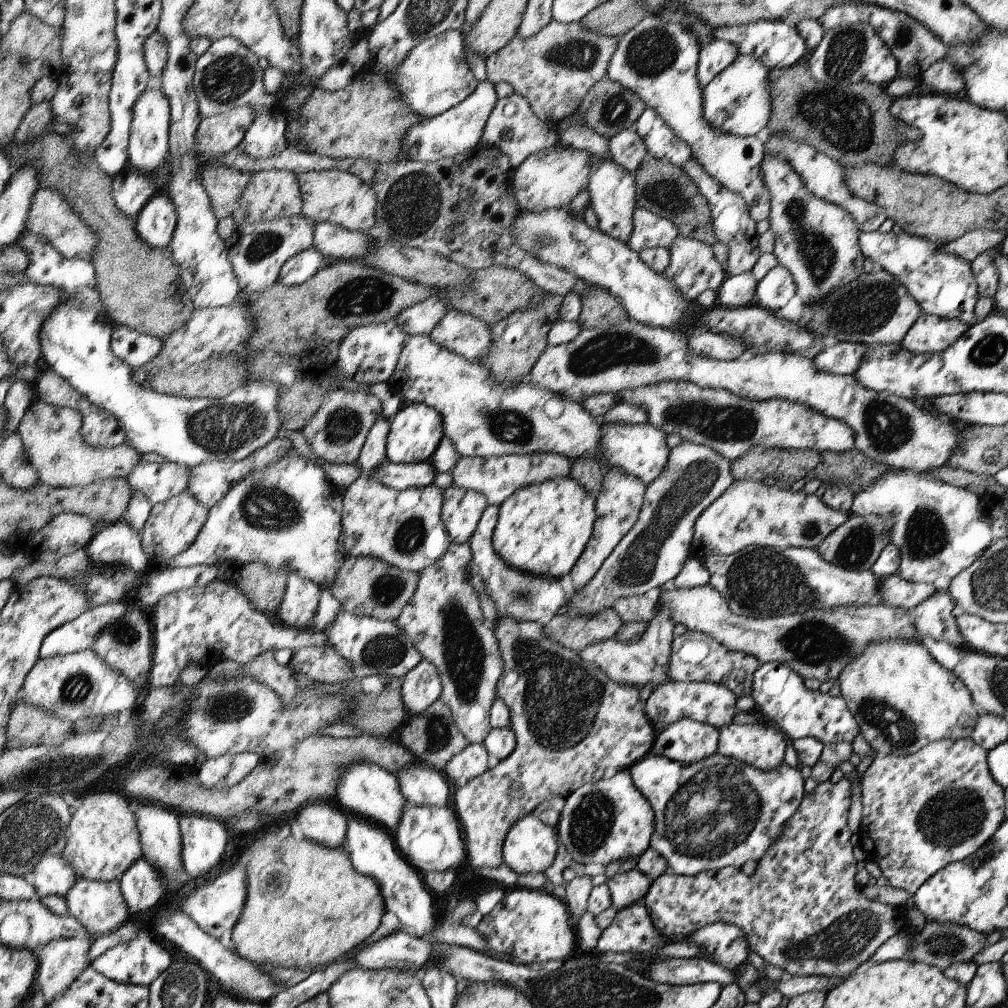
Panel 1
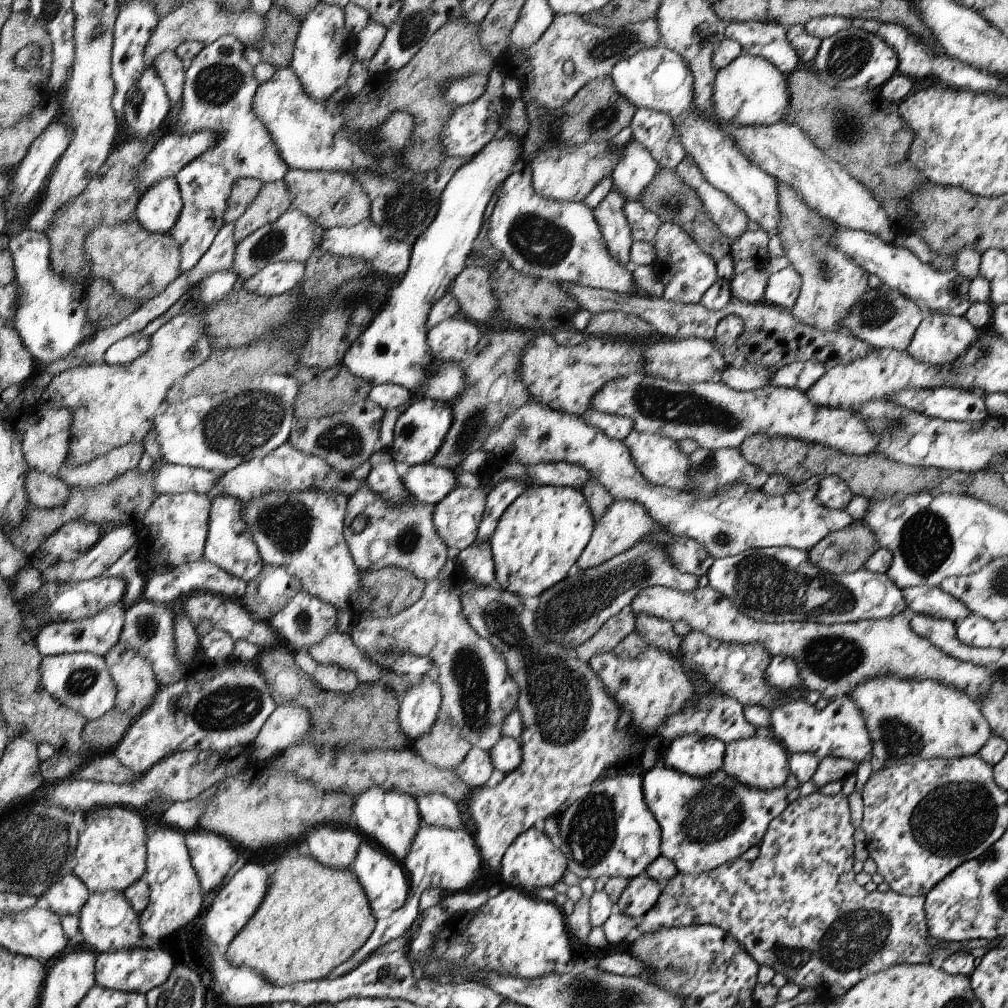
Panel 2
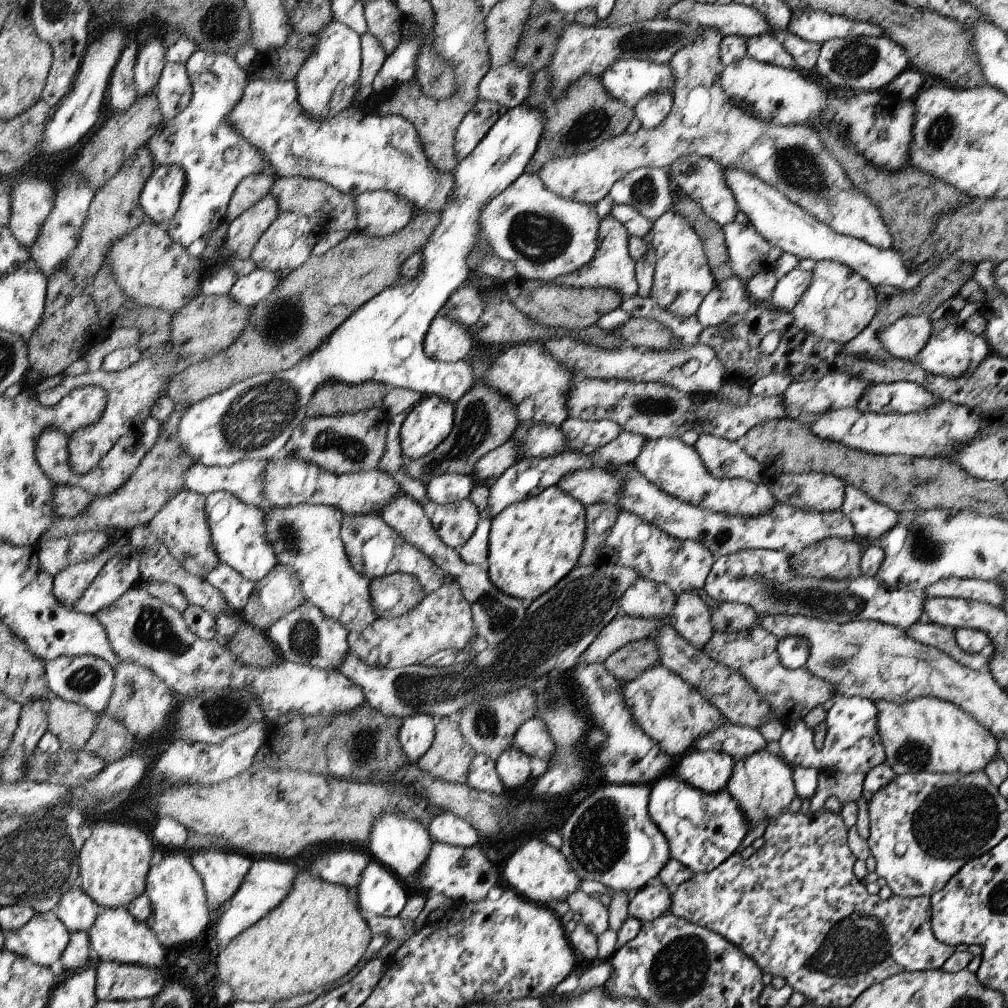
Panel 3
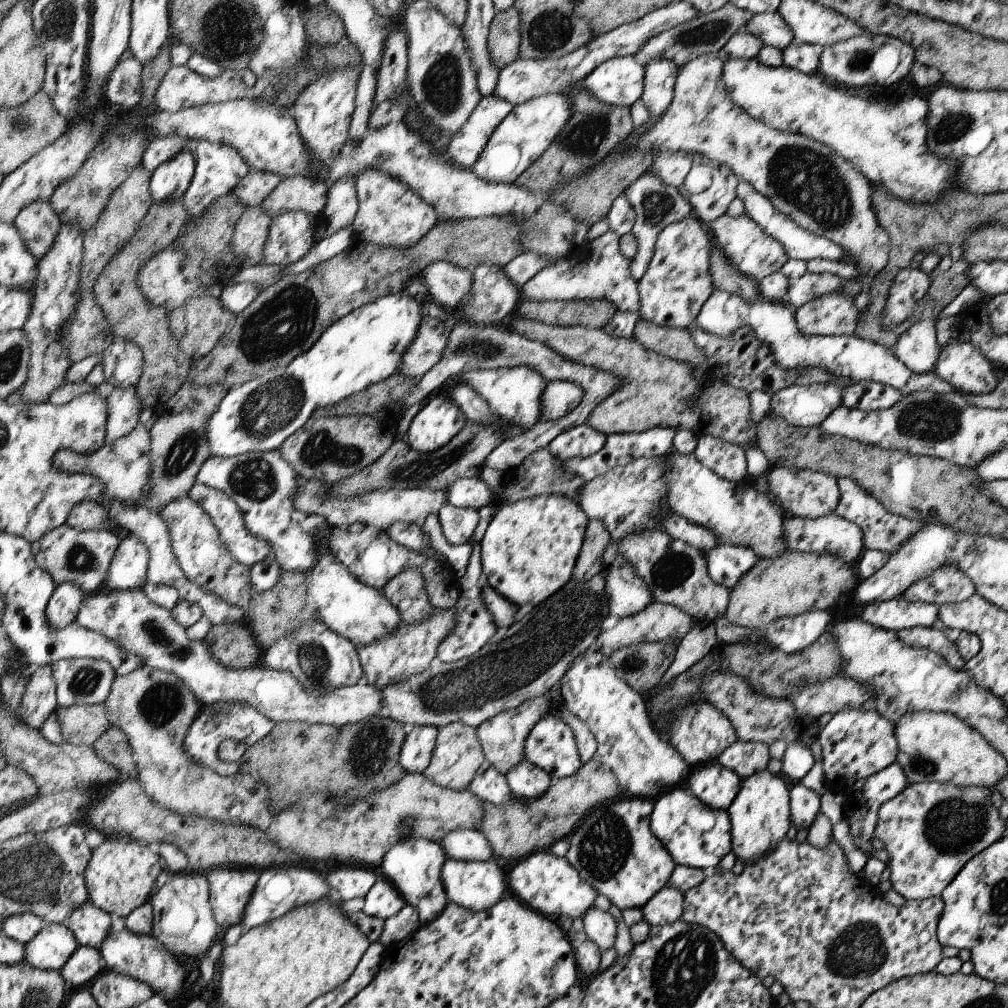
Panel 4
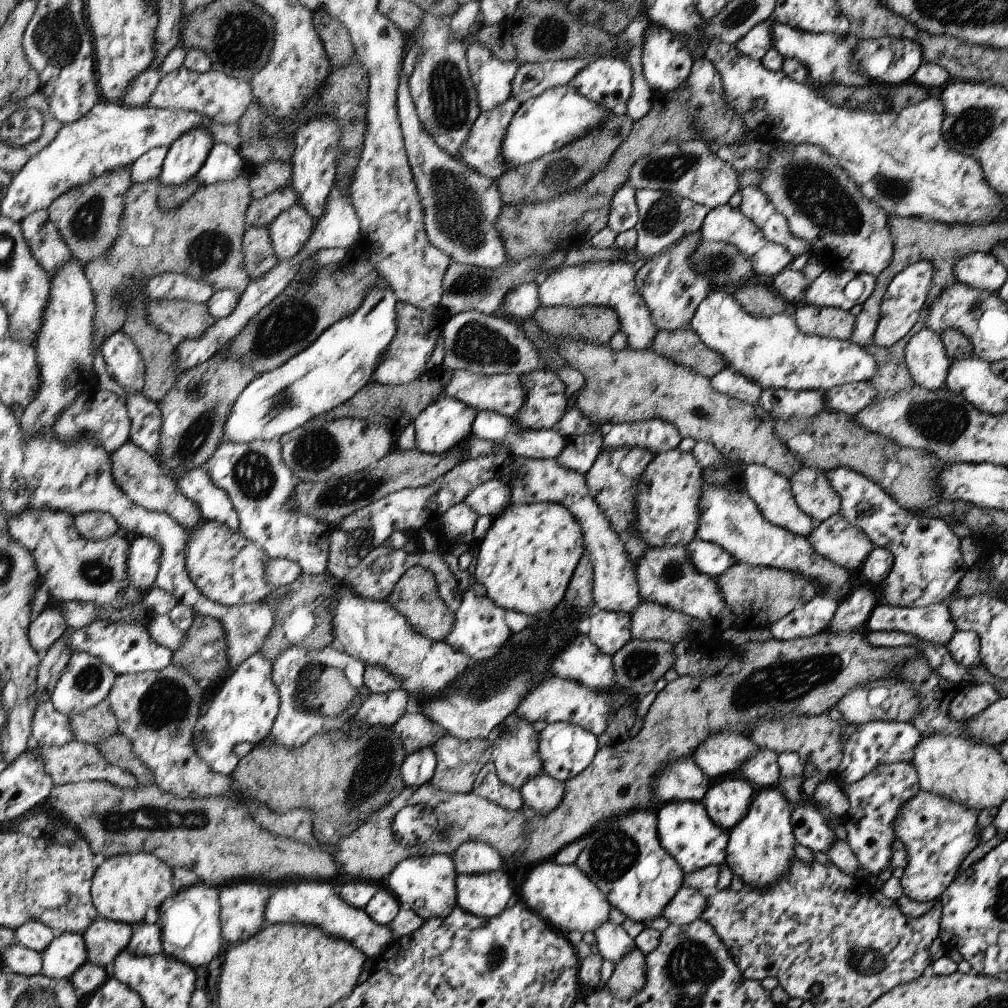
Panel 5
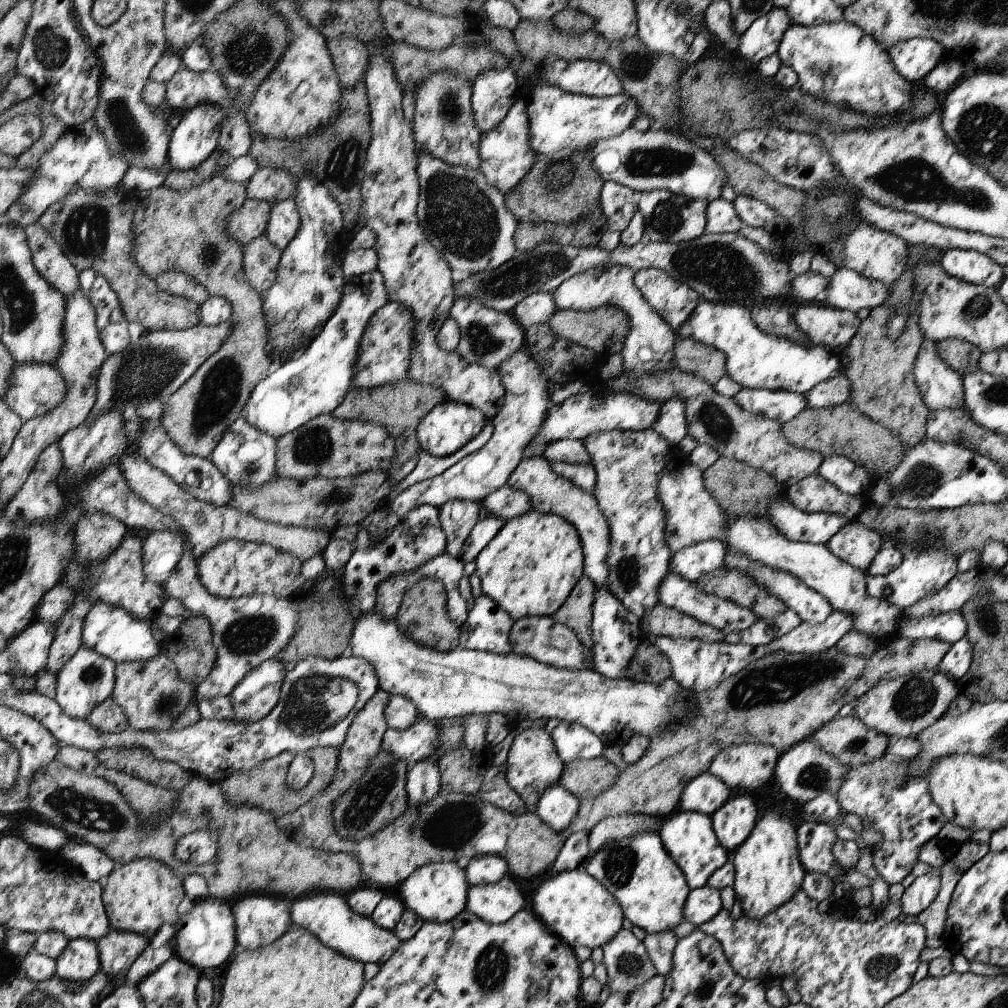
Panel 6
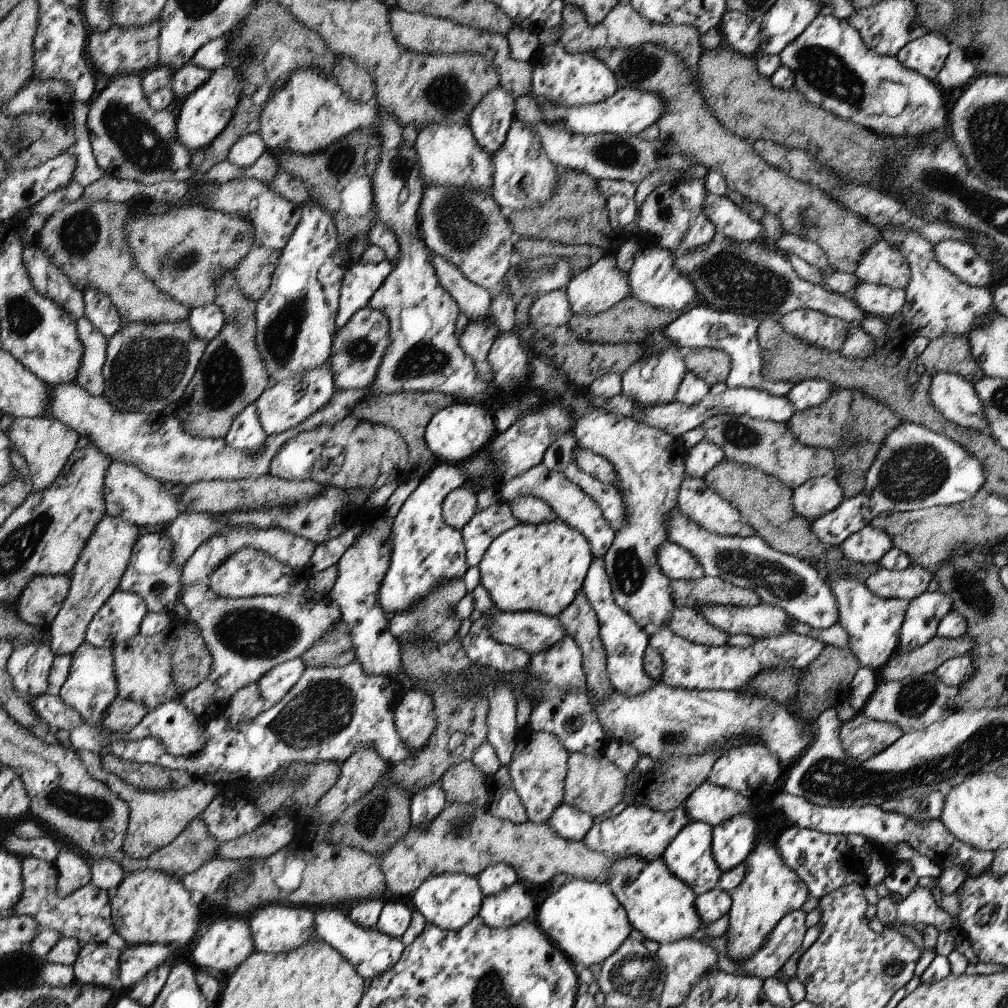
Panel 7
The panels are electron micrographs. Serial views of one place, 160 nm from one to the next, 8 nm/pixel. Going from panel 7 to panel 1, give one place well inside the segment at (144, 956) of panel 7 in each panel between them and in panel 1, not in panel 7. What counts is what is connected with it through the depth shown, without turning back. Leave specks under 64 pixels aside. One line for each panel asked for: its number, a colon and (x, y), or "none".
1: (52, 875)
2: (67, 896)
3: (76, 909)
4: (90, 925)
5: (106, 939)
6: (119, 950)

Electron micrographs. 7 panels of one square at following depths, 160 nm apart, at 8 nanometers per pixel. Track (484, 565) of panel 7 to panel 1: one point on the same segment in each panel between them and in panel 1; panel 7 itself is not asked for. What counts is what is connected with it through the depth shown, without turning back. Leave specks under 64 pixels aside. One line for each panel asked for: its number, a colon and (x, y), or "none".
1: (543, 529)
2: (543, 534)
3: (534, 544)
4: (531, 547)
5: (528, 557)
6: (530, 568)

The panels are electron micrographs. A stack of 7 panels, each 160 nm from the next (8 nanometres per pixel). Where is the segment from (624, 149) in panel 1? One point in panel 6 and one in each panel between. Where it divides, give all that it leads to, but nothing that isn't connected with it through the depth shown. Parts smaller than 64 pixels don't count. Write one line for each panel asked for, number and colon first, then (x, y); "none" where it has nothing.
2: (636, 170)
3: (646, 189)
4: (656, 204)
5: (664, 218)
6: (667, 217)

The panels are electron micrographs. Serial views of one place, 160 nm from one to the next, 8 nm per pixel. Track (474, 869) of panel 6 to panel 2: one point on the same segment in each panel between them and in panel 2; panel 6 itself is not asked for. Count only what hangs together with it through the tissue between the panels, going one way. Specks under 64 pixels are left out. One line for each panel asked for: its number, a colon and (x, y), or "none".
2: (436, 809)
3: (446, 827)
4: (470, 845)
5: (472, 858)

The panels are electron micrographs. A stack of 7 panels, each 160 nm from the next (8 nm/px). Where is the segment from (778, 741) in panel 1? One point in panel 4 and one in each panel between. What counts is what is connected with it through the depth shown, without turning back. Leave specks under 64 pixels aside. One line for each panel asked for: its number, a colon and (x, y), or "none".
2: (756, 762)
3: (762, 784)
4: (760, 814)

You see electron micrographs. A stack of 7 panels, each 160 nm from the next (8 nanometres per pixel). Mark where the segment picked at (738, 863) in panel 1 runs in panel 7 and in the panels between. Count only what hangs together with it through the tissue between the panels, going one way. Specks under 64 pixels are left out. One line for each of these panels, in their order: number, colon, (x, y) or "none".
2: (705, 822)
3: (704, 829)
4: (697, 836)
5: (686, 830)
6: (689, 837)
7: (690, 856)

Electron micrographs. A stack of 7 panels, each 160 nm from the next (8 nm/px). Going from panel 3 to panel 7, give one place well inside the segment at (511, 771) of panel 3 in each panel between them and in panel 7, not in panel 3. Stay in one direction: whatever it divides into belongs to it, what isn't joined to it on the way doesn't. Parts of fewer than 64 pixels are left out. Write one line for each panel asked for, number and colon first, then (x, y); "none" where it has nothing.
4: (527, 781)
5: (542, 795)
6: (558, 807)
7: (571, 823)

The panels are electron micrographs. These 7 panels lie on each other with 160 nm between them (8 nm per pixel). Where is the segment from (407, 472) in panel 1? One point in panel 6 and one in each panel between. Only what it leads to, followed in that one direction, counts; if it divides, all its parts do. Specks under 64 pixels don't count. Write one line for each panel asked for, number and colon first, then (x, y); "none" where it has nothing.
2: (426, 483)
3: (448, 488)
4: (472, 492)
5: (493, 498)
6: (507, 502)

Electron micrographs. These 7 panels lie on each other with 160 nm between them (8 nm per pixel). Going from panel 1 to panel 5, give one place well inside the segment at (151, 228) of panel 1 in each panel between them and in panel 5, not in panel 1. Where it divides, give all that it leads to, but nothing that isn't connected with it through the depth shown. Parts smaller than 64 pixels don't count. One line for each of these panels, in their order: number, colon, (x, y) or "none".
2: (158, 210)
3: (160, 199)
4: (171, 180)
5: (185, 157)

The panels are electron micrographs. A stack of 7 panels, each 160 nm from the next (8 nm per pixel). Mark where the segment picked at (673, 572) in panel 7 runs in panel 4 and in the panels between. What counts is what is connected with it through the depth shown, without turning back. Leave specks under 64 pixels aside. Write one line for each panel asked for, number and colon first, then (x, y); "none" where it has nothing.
4: (727, 563)
5: (709, 558)
6: (692, 562)

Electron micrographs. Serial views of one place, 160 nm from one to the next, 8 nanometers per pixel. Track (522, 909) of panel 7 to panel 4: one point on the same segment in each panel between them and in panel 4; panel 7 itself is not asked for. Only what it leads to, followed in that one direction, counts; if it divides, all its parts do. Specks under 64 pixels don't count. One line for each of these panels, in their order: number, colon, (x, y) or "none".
4: (477, 886)
5: (485, 895)
6: (497, 903)

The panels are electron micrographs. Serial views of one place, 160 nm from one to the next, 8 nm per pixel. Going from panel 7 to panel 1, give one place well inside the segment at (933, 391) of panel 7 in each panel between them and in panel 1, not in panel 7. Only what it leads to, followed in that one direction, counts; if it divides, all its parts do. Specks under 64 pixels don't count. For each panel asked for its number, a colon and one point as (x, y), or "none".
1: (875, 309)
2: (883, 318)
3: (908, 335)
4: (917, 348)
5: (927, 361)
6: (941, 387)

